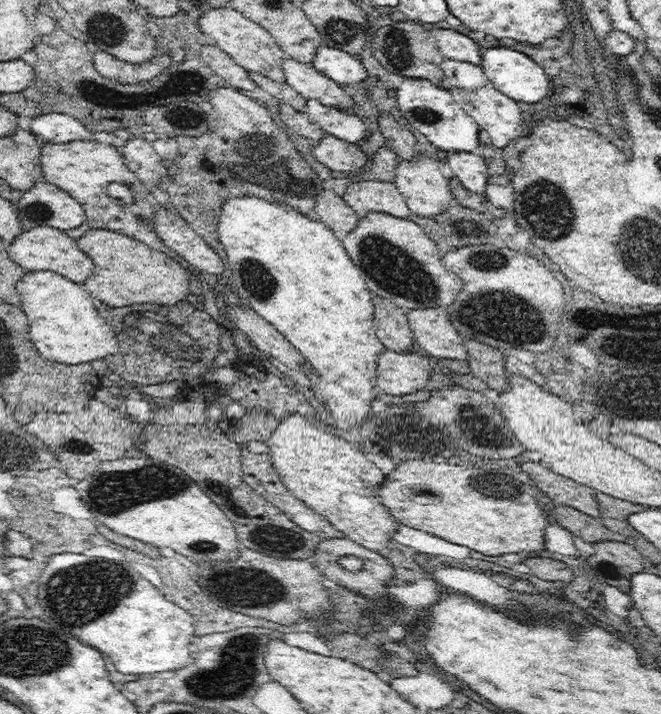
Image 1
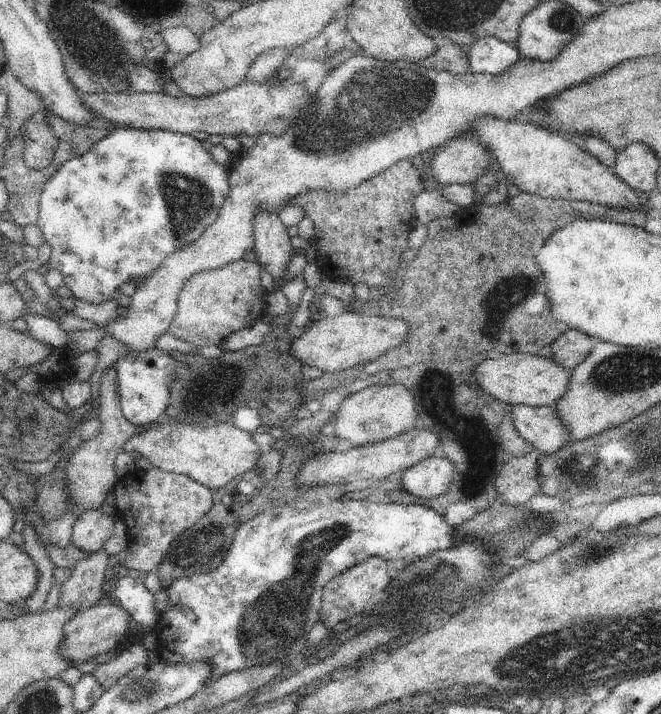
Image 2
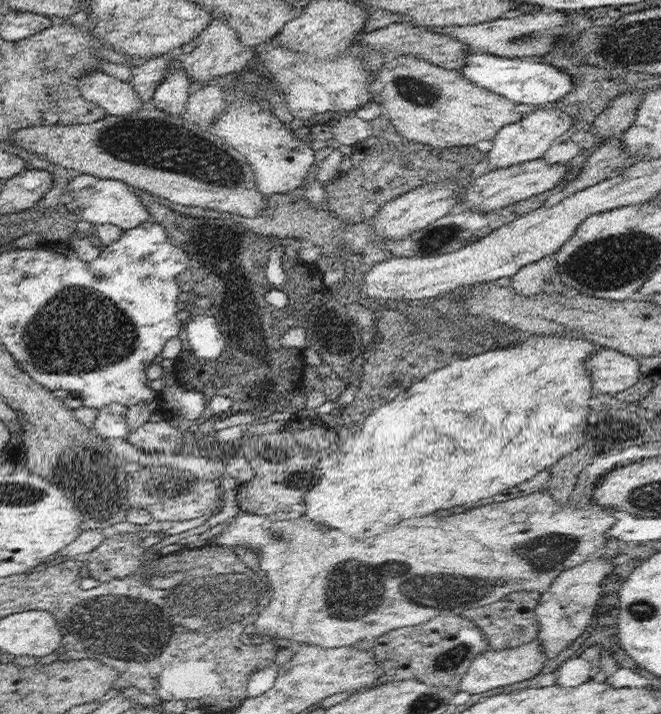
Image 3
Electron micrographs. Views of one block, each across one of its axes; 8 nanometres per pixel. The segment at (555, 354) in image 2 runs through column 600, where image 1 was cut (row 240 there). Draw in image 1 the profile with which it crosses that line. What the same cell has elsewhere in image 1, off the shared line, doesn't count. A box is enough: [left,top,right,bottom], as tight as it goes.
[316,190,360,242]

